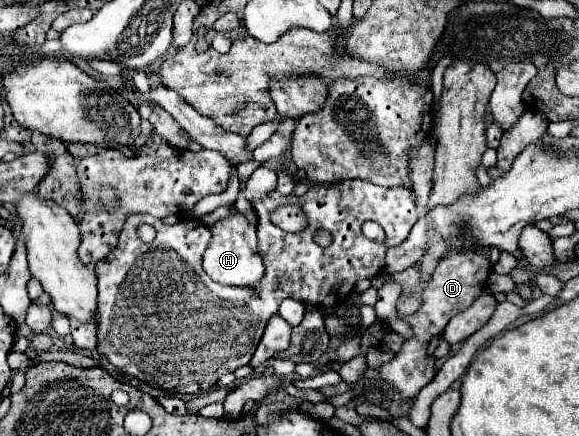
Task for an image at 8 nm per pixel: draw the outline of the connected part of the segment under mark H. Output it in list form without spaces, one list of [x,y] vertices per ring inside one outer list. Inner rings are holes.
[[[231,207],[229,217],[217,221],[209,229],[211,229],[213,237],[203,255],[203,267],[205,267],[207,275],[221,285],[253,285],[253,283],[257,283],[261,279],[261,275],[265,273],[265,265],[257,251],[257,233],[255,233],[257,223],[247,221],[243,213],[239,213],[235,207]]]

